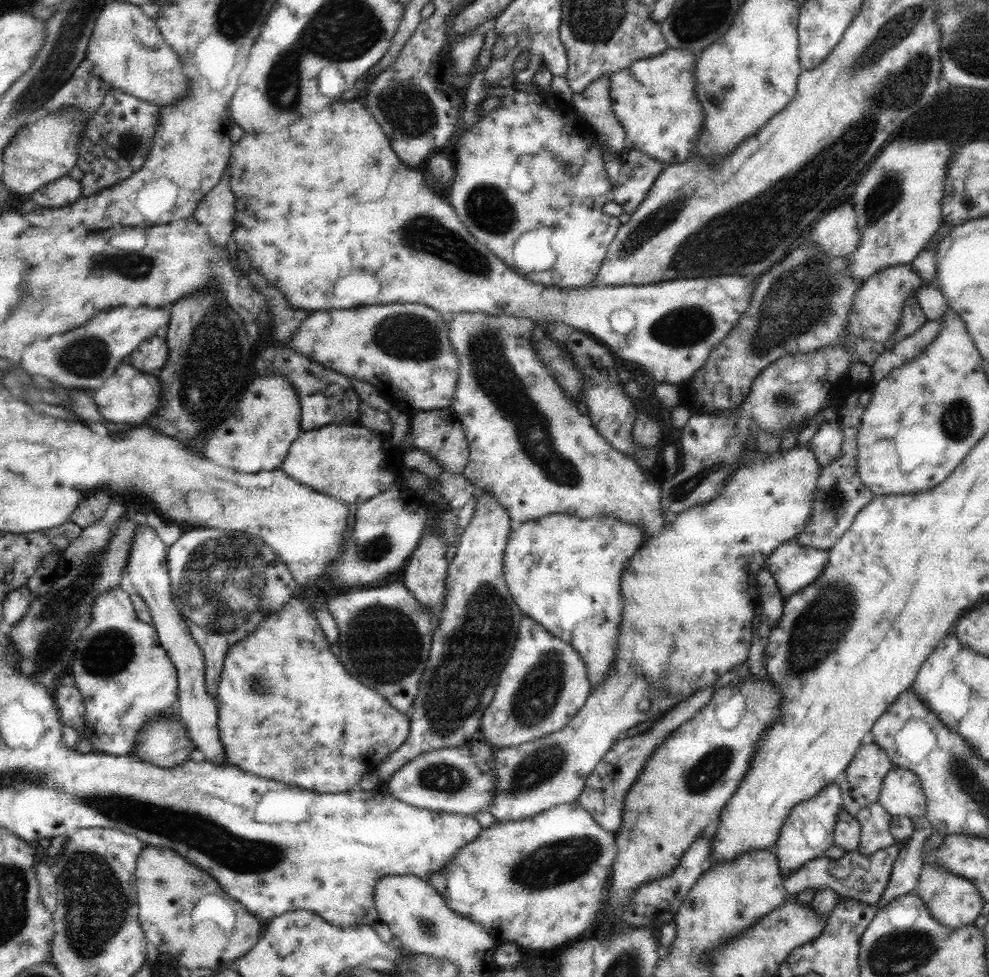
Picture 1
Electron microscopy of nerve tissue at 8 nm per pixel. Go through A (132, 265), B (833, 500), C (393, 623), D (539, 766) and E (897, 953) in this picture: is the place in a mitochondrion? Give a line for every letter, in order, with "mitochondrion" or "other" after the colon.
A: mitochondrion
B: mitochondrion
C: mitochondrion
D: mitochondrion
E: mitochondrion

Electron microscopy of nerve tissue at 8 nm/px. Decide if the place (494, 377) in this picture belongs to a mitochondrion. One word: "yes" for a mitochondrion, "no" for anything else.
yes

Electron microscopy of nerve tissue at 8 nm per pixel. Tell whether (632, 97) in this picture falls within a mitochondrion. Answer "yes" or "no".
no

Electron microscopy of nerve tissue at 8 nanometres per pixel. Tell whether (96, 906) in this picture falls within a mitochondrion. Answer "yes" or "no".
yes

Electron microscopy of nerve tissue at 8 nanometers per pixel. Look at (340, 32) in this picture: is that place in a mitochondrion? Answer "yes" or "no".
yes

